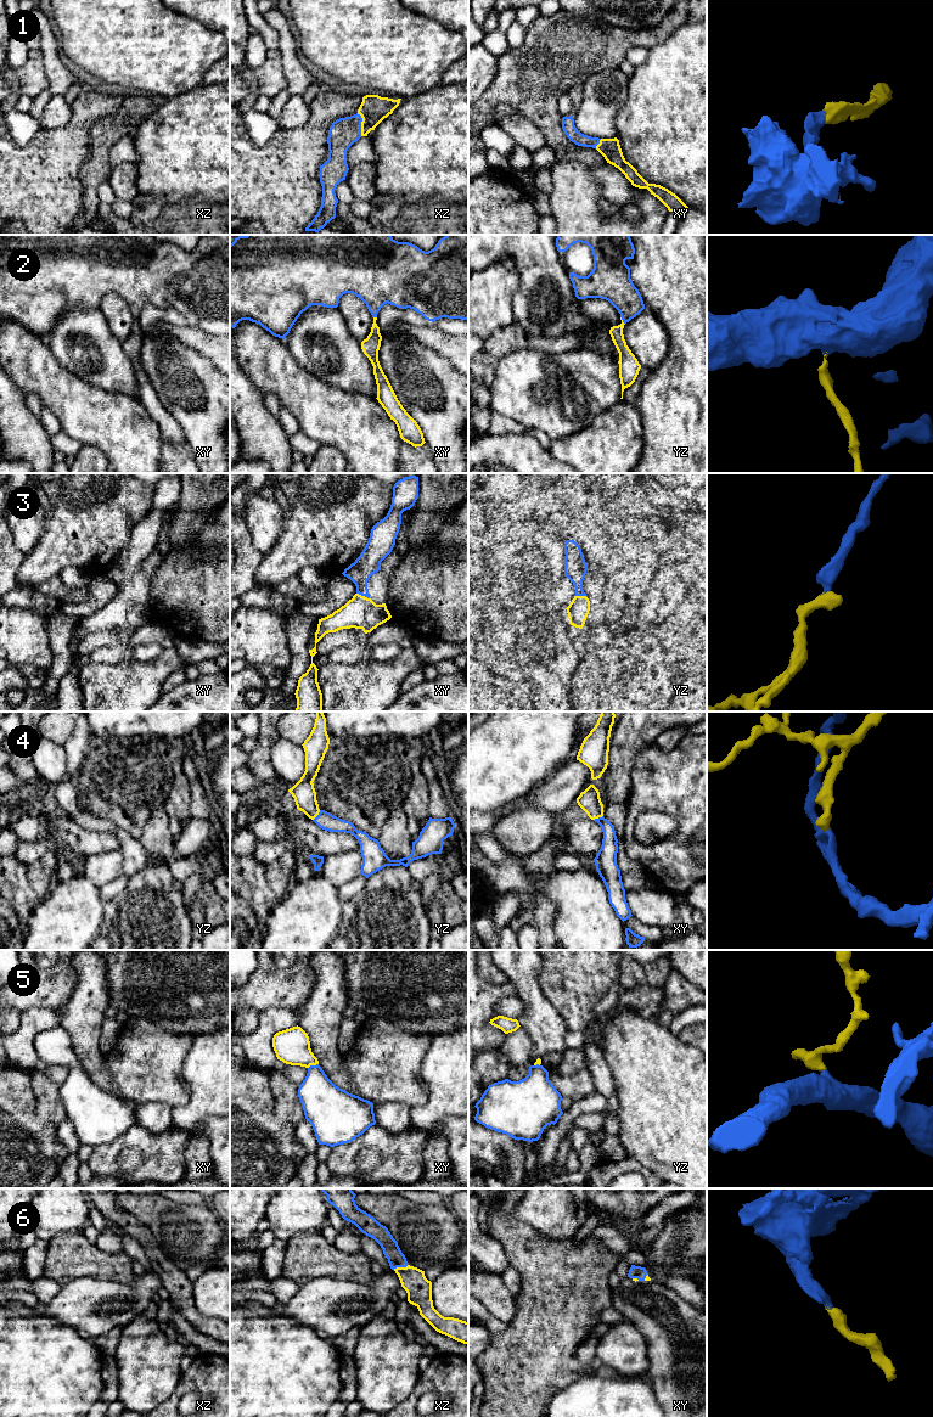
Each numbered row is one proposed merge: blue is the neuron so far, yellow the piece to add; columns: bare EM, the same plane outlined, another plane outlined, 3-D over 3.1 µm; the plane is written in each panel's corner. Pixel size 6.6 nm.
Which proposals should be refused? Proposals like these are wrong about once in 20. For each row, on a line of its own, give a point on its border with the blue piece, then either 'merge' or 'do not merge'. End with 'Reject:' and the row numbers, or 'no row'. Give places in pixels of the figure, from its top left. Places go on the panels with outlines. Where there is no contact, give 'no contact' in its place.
1: contact xz (360, 124); merge
2: contact yz (622, 319); merge
3: contact xy (363, 595); merge
4: contact yz (318, 815); merge
5: contact xy (313, 1066); merge
6: contact xz (400, 1266); merge
Reject: no row

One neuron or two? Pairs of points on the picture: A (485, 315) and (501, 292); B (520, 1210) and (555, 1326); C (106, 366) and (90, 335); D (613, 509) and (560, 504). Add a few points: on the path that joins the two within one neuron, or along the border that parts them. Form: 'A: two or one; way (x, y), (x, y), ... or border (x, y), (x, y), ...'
A: one; way (485, 309), (495, 298)
B: two; border (507, 1213), (511, 1218), (529, 1224), (548, 1237)
C: one; way (99, 359), (90, 349), (90, 342)
D: one; way (600, 509), (573, 507)

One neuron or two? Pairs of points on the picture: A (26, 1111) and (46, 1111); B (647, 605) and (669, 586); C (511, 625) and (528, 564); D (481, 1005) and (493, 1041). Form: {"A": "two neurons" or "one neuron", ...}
{"A": "two neurons", "B": "one neuron", "C": "one neuron", "D": "one neuron"}

